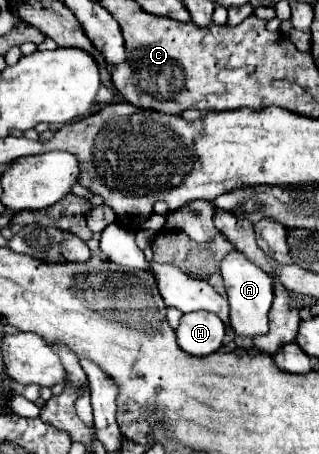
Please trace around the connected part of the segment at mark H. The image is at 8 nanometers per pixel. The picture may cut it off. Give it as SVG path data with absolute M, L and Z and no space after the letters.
M193 311L181 317L177 327L177 343L189 355L211 355L215 353L225 337L223 321L209 311Z

